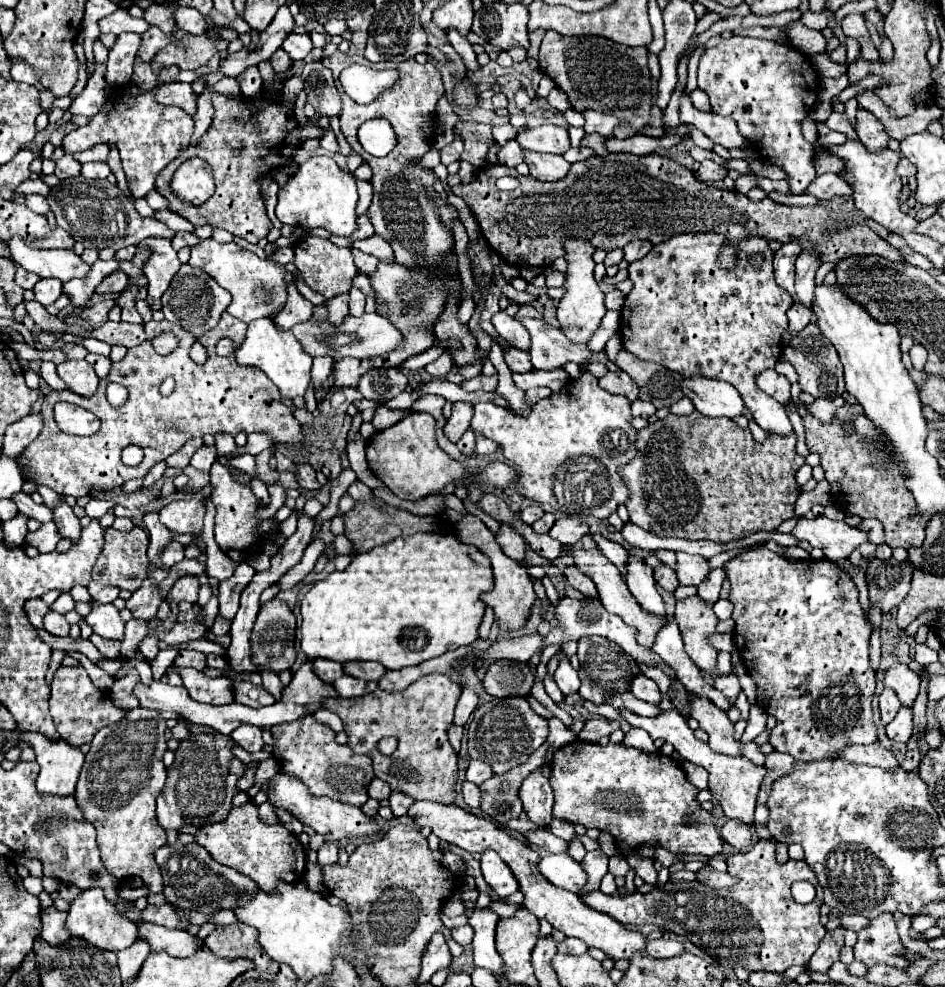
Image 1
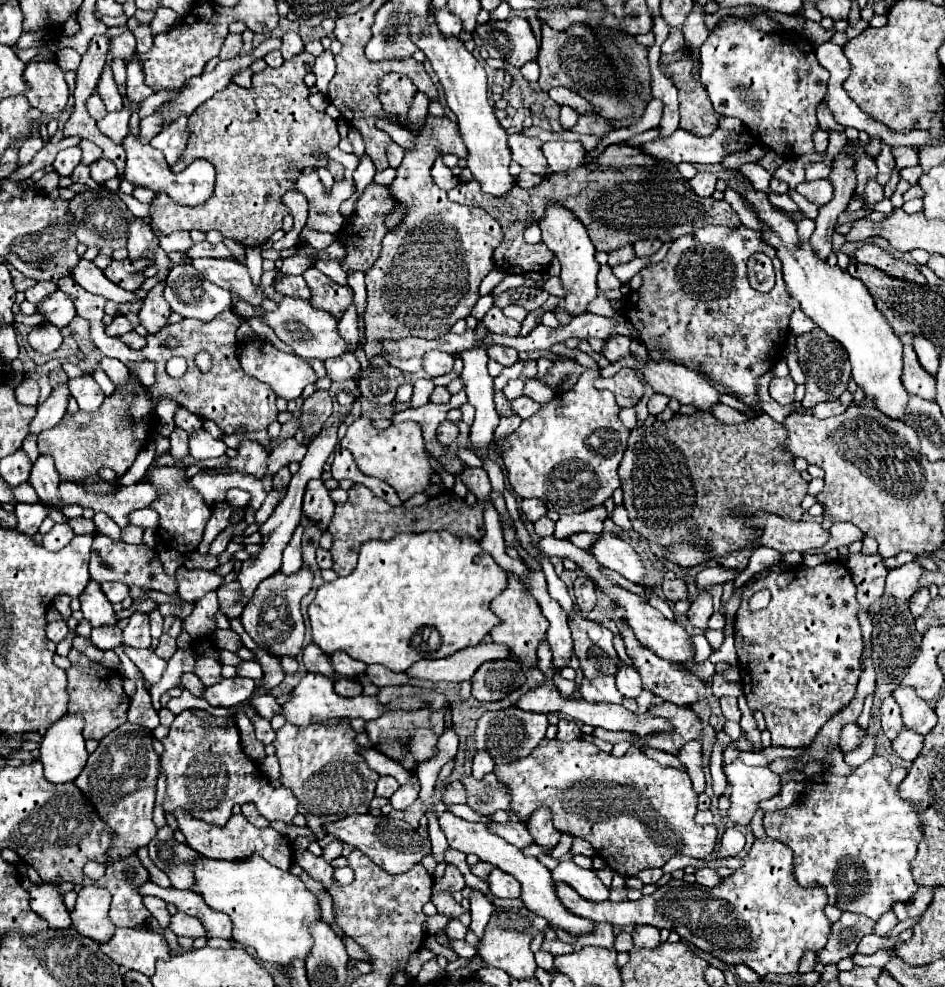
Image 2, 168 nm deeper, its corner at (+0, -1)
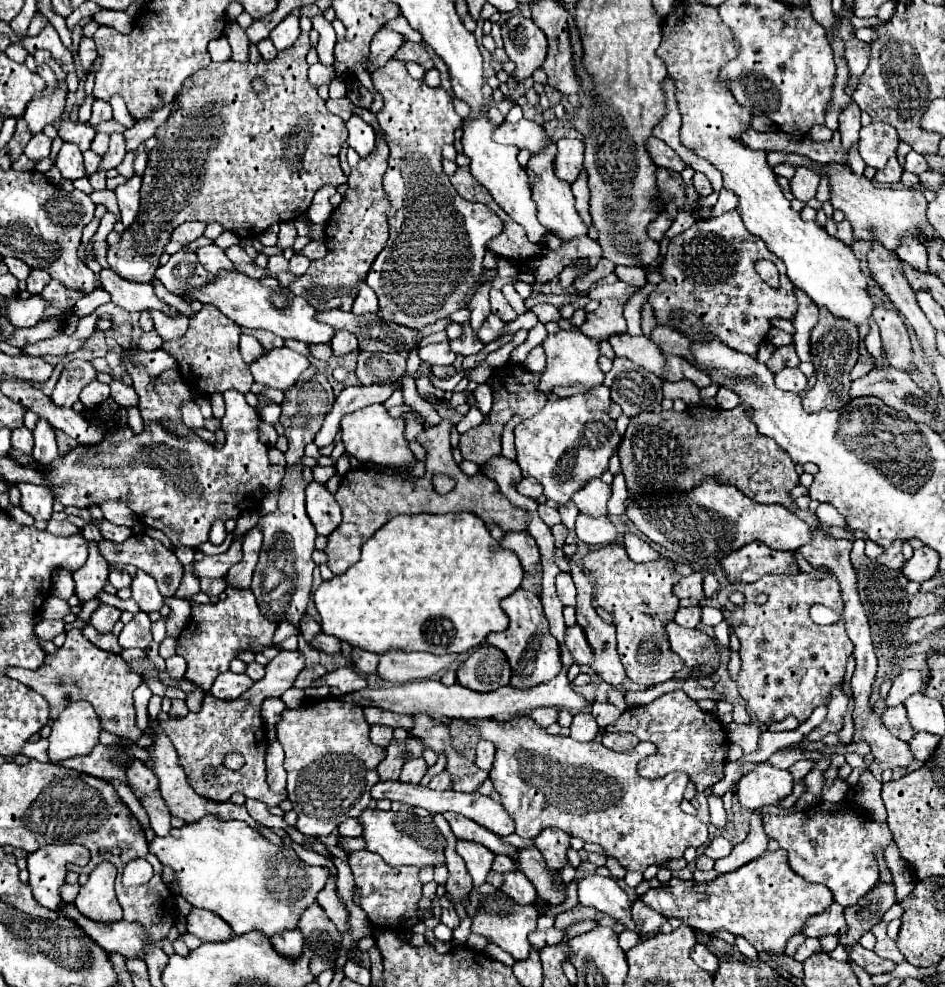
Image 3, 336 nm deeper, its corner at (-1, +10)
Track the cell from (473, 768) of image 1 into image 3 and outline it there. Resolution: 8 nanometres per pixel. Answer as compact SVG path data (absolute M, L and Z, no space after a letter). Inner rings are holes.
M480 741L476 747L476 765L484 771L490 771L492 761L494 761L494 745L490 741Z

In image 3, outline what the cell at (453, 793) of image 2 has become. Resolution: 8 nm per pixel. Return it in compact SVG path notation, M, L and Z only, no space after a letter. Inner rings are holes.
M442 771L442 773L434 775L434 777L430 779L428 787L430 787L430 789L434 789L434 791L446 791L446 789L450 787L450 775L448 775L446 771Z

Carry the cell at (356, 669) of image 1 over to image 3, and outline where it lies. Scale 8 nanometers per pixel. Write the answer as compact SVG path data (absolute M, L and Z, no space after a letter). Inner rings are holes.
M318 633L318 637L314 637L314 641L310 645L320 651L326 651L330 655L336 655L340 651L340 641L332 635L326 635L326 633Z

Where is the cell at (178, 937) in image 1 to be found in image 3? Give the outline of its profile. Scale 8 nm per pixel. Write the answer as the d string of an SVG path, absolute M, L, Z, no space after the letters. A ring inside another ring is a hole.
M64 903L60 913L64 917L70 917L78 921L78 927L84 929L88 937L92 937L94 943L98 943L106 953L120 953L122 957L144 957L144 945L150 943L146 937L142 937L142 925L128 923L128 921L116 921L116 923L98 923L90 921L88 917L82 917L78 909L72 903Z

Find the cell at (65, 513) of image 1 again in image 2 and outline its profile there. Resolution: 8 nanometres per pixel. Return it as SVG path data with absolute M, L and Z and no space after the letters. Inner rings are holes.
M39 456L37 462L33 464L29 484L35 488L43 504L49 504L57 510L63 510L63 504L57 496L59 492L59 474L53 466L53 460L49 456Z

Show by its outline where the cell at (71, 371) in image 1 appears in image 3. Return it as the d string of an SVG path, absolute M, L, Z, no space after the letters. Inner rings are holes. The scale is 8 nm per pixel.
M92 381L86 389L82 389L80 393L80 401L84 403L86 409L96 409L100 407L106 399L110 397L110 387L100 383L100 381Z

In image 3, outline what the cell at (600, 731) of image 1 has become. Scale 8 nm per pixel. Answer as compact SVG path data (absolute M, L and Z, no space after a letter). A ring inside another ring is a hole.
M680 689L666 693L664 697L658 697L644 707L626 709L610 725L610 731L628 731L640 741L650 741L656 745L656 757L646 757L646 761L638 763L638 773L646 779L663 777L673 771L684 771L696 785L696 791L704 791L724 777L724 761L730 747L726 731L716 715L702 711L696 701L692 701Z

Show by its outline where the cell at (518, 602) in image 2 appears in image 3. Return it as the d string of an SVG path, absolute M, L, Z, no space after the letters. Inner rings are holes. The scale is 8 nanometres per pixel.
M518 589L510 597L502 599L502 609L510 617L510 625L502 633L490 633L486 637L486 643L500 649L506 655L512 669L510 685L516 689L528 689L538 683L552 681L562 669L560 647L558 647L558 641L548 631L548 621L544 617L540 599L530 591Z

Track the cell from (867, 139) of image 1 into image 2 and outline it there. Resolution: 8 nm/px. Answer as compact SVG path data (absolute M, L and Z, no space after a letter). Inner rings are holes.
M881 144L881 152L879 152L875 164L877 164L877 170L879 170L877 172L877 182L885 186L889 182L889 178L891 178L893 168L895 168L895 160L893 160L889 144Z

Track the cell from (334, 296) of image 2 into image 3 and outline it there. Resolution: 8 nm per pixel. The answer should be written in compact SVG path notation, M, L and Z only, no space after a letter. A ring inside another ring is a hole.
M376 137L374 151L368 157L362 157L360 163L352 169L344 199L326 221L326 237L324 237L324 243L328 247L326 257L312 261L308 271L288 285L292 293L306 297L306 301L310 301L310 305L314 305L314 309L318 311L328 311L328 309L350 311L358 295L358 281L364 281L366 273L370 271L370 265L374 263L374 259L388 241L386 211L390 203L382 189L382 175L386 167L388 167L388 145L386 141Z

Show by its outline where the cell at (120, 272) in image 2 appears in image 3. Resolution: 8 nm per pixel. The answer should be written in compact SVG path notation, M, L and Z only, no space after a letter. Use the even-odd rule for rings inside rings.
M300 33L296 43L280 51L272 61L210 63L184 81L174 101L174 113L158 127L158 143L148 153L148 165L142 175L142 209L138 221L122 233L120 243L108 249L108 265L114 273L128 281L148 283L158 269L158 259L172 231L184 221L216 221L240 239L254 239L274 223L296 221L306 215L320 187L338 187L348 181L338 165L340 145L348 139L348 131L344 121L326 109L316 87L308 81L308 49L308 33ZM256 77L266 83L262 93L256 93L252 87Z

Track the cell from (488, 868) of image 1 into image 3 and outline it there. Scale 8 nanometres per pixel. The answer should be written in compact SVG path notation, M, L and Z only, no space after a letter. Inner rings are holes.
M520 871L504 873L504 885L500 889L504 893L508 893L520 905L532 905L532 903L536 903L536 889L526 879L526 875L522 875Z

